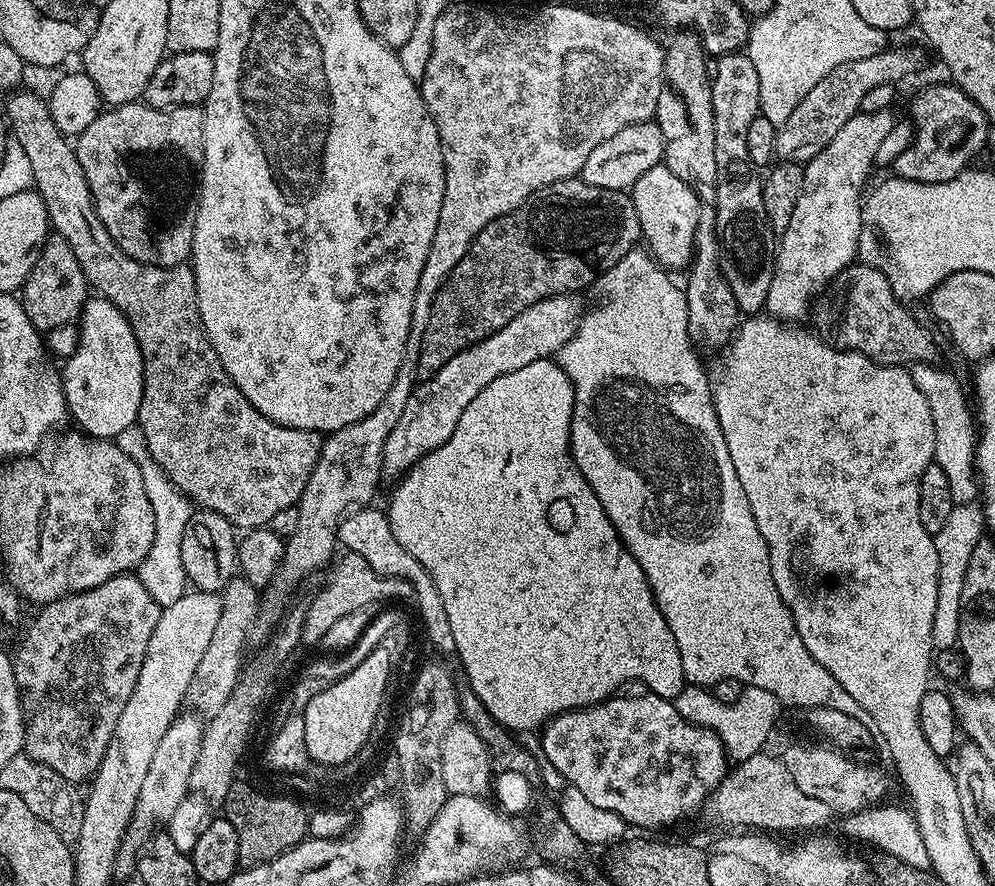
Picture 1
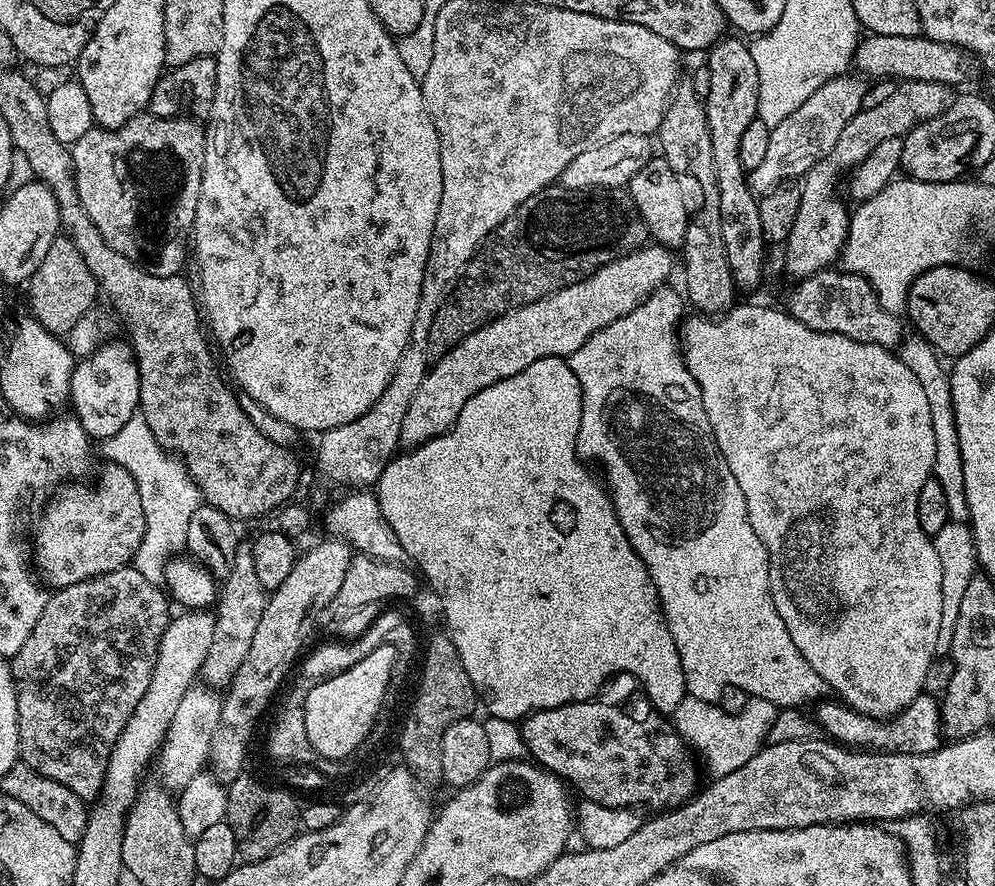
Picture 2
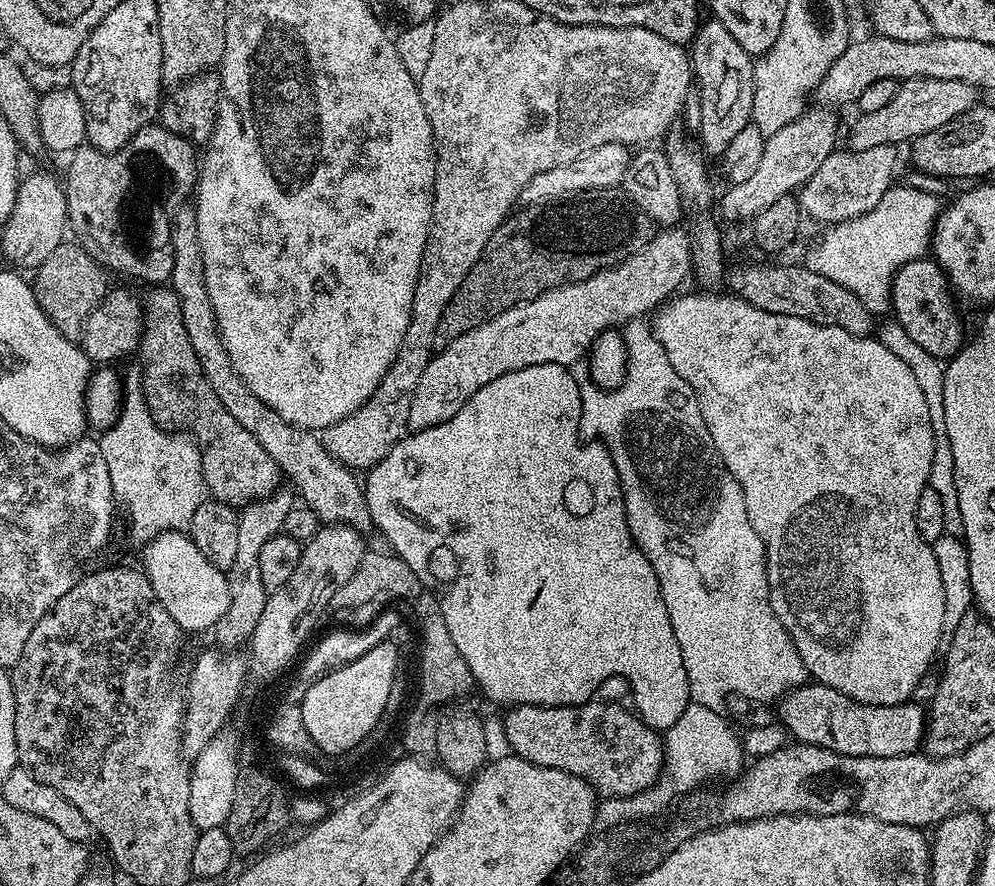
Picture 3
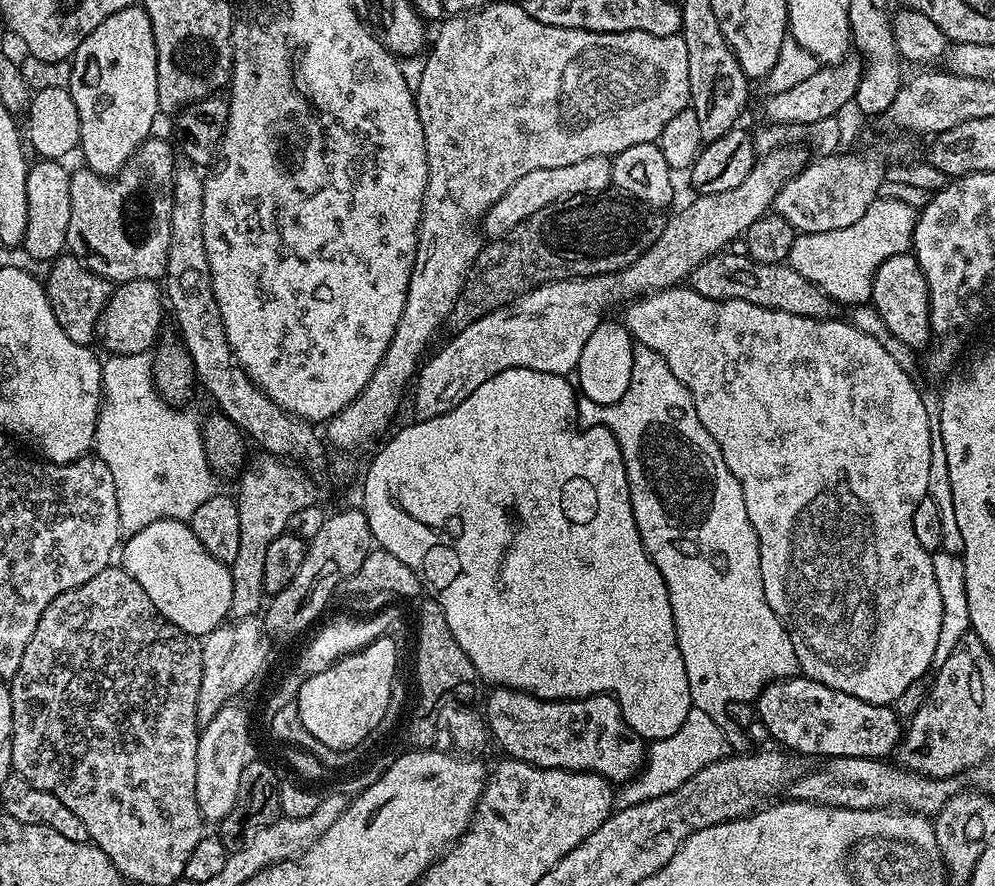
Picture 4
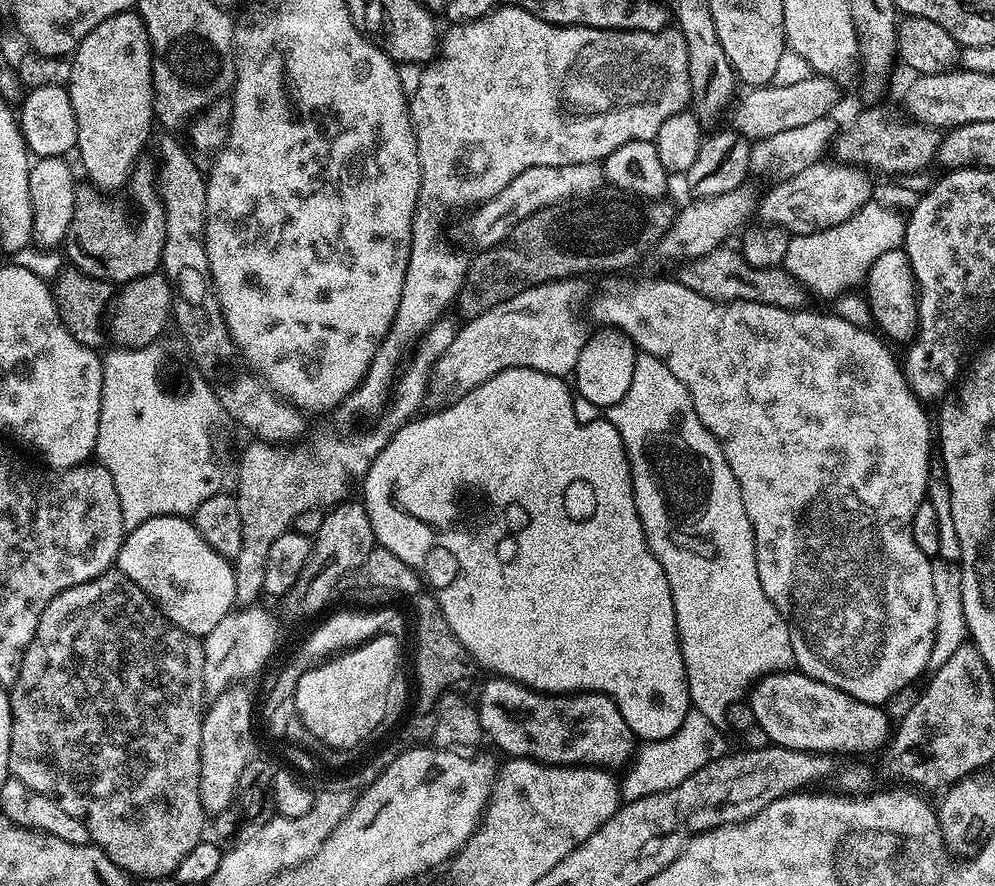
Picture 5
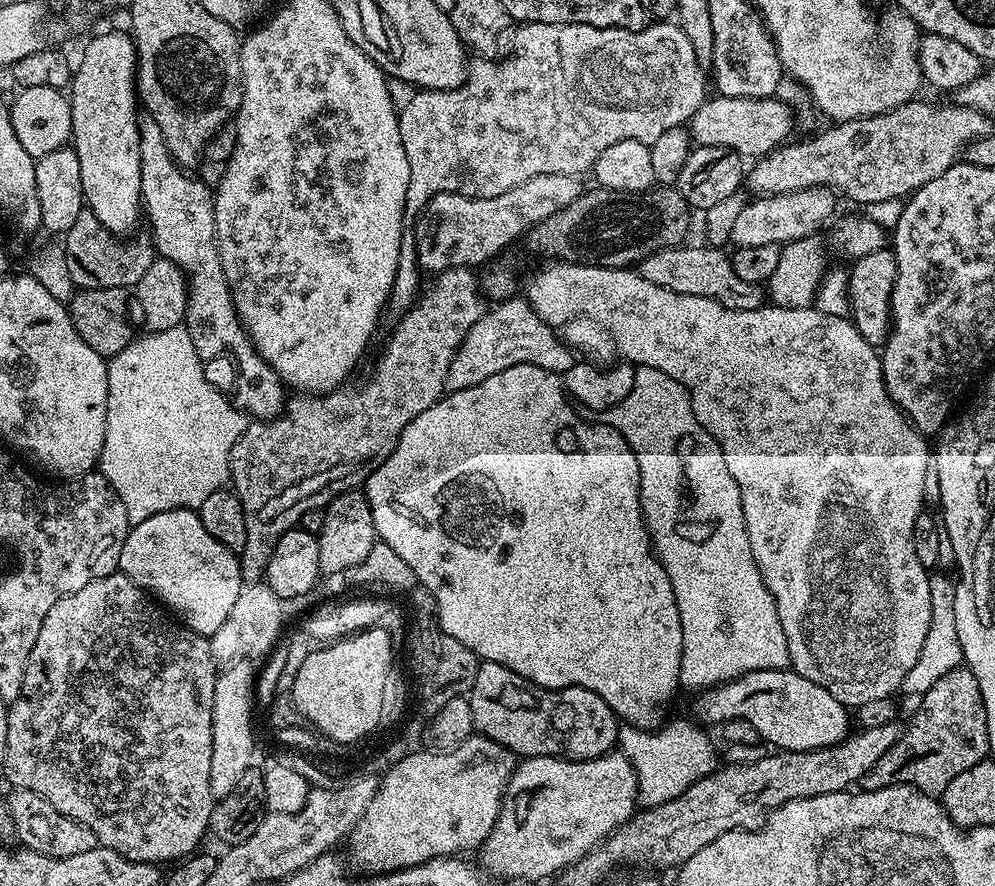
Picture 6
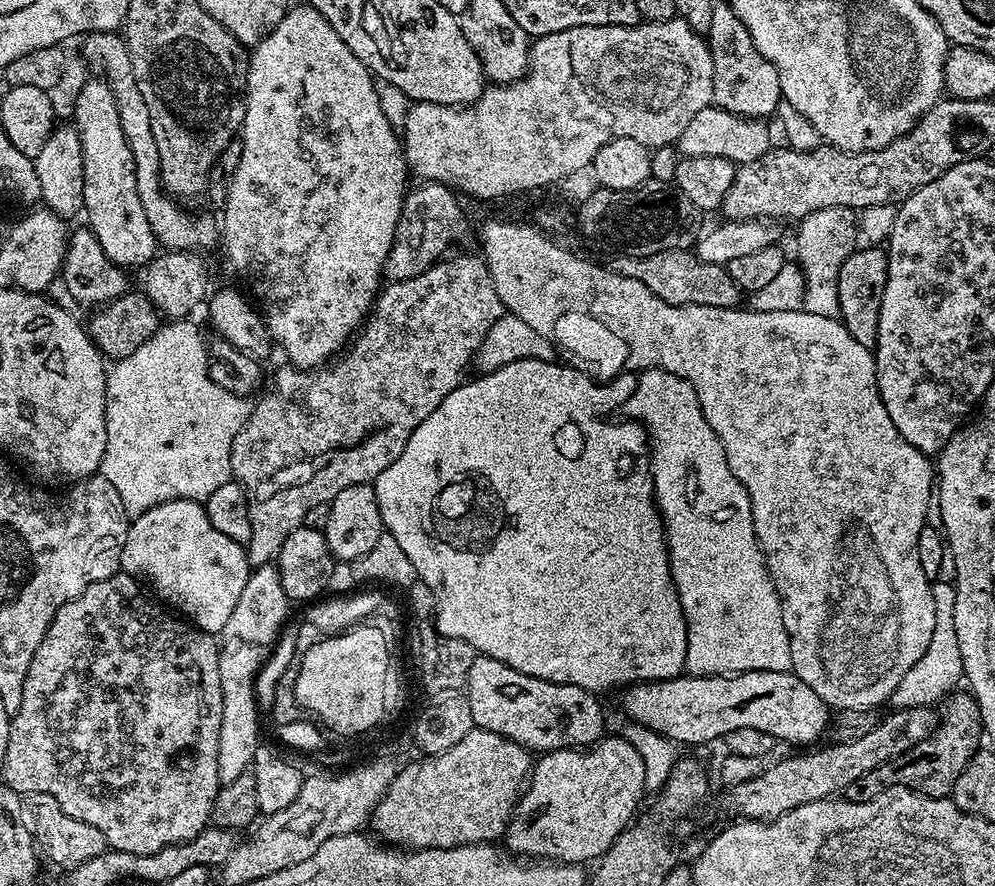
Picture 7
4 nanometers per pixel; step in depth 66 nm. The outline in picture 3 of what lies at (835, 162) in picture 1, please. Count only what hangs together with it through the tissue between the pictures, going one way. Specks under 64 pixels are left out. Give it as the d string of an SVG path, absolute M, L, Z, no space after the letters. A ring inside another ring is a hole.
M951 78L905 80L897 87L894 98L886 102L886 106L857 115L848 132L847 147L851 151L861 152L870 146L907 145L930 130L938 130L938 126L946 126L946 122L966 114L966 110L977 107L976 96L978 90L974 86L966 82L953 82Z

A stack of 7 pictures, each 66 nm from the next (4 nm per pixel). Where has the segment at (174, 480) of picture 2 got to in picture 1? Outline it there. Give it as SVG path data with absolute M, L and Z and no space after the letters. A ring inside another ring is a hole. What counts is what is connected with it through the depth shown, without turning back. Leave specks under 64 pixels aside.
M139 427L122 430L122 434L118 434L114 439L116 445L142 470L142 486L146 486L146 498L150 498L150 510L154 510L154 546L150 546L150 554L146 554L140 564L138 575L142 586L146 586L146 594L150 594L150 598L154 598L154 602L158 602L161 609L165 609L178 602L178 598L182 598L190 588L188 571L184 568L182 558L182 538L186 534L186 526L192 517L194 505L172 485L166 473L152 461Z

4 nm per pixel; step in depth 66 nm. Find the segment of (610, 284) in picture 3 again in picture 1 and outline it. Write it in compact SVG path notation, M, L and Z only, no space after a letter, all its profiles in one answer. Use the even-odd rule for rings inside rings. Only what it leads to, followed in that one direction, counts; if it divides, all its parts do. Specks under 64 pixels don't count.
M572 294L551 296L522 310L522 314L518 314L518 318L514 318L509 324L502 326L502 330L498 330L494 334L490 334L490 338L454 354L454 358L450 358L450 362L446 362L446 366L442 366L442 370L435 372L429 380L417 383L416 387L412 389L410 402L406 402L406 410L402 410L402 418L398 418L394 430L390 430L390 438L386 438L386 446L382 450L383 475L385 477L403 477L404 473L409 472L427 452L438 450L438 446L442 446L442 442L446 442L450 438L450 434L454 434L454 426L458 426L458 418L462 418L462 410L466 410L466 406L470 406L470 402L474 402L474 398L478 398L478 394L482 394L482 390L486 390L486 386L490 386L490 382L494 382L494 378L498 378L502 374L514 374L514 370L522 370L522 366L530 366L530 362L535 360L555 357L561 346L570 342L570 338L576 333L576 327L580 325L582 307L580 308L580 304L576 300L579 299Z

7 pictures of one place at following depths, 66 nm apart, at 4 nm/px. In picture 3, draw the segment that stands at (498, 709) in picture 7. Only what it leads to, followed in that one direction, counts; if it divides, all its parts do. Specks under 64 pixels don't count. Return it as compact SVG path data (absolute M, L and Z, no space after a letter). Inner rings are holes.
M518 704L507 709L504 716L504 736L513 753L526 762L562 770L582 778L604 798L623 798L646 790L660 777L664 769L664 741L655 728L647 728L635 711L616 704L571 704L561 708L543 708L533 704Z

